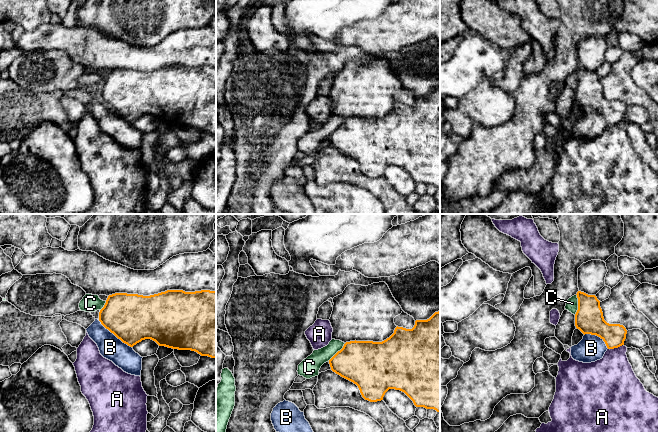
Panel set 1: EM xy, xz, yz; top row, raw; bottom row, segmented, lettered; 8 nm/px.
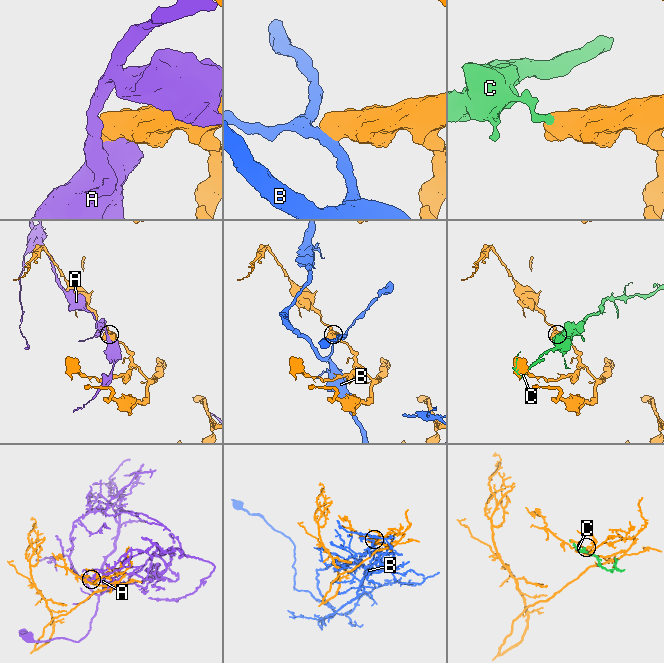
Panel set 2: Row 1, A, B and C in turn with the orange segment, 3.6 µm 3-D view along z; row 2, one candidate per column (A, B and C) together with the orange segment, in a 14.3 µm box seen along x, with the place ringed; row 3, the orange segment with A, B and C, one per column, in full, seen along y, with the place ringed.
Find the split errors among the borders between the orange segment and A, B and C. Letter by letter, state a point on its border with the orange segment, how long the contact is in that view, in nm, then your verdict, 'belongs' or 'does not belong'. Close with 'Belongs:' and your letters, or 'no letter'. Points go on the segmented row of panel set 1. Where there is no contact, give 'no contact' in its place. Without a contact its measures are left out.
A: contact yz (615, 347); length 130 nm; does not belong
B: contact xy (115, 335); length 340 nm; does not belong
C: contact yz (578, 304); length 170 nm; does not belong
Belongs: no letter

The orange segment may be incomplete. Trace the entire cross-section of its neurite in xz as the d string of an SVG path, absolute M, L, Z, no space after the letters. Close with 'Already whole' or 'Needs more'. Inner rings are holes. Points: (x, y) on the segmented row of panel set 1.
M440 310L427 320L416 320L412 329L397 326L394 333L382 342L346 342L329 364L333 372L356 384L365 400L381 401L389 389L395 389L404 392L416 407L440 412Z. Already whole

